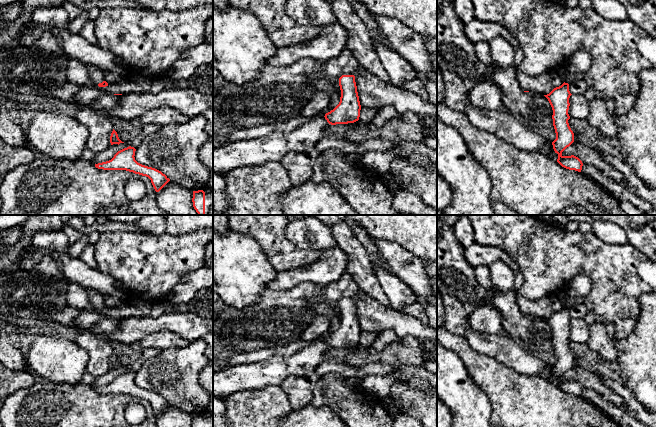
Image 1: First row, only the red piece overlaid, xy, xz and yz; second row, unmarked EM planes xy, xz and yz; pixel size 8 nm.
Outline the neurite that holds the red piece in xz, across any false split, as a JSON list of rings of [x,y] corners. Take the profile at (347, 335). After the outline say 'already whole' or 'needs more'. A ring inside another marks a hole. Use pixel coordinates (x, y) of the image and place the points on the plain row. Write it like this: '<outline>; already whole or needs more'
[[[342,299],[339,302],[341,321],[339,328],[325,338],[331,349],[354,347],[359,344],[361,329],[354,299]]]; already whole

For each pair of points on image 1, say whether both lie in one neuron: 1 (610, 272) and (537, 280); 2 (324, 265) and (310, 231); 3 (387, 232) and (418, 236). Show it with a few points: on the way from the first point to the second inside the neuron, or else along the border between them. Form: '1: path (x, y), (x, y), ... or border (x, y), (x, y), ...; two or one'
1: path (592, 264), (555, 264); one
2: border (335, 246), (325, 251); two
3: path (395, 232), (410, 232); one

